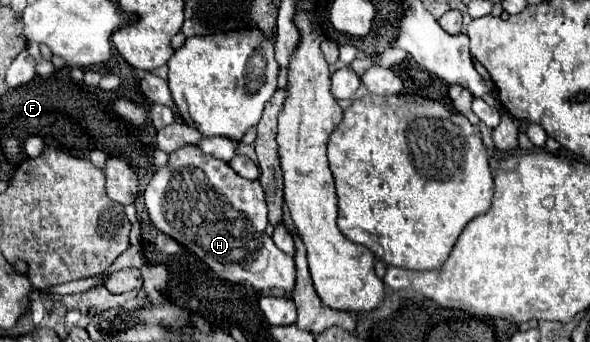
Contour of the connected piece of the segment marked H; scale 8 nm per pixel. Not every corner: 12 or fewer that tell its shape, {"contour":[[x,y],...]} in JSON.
{"contour":[[182,146],[150,180],[154,226],[220,278],[292,290],[258,180]]}

